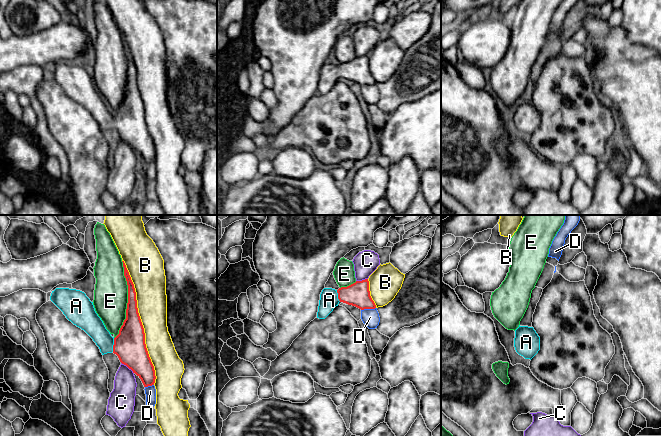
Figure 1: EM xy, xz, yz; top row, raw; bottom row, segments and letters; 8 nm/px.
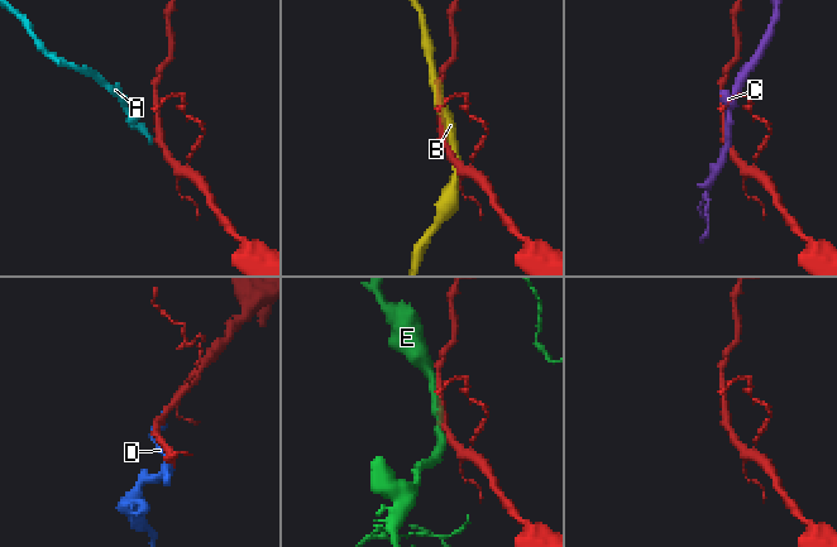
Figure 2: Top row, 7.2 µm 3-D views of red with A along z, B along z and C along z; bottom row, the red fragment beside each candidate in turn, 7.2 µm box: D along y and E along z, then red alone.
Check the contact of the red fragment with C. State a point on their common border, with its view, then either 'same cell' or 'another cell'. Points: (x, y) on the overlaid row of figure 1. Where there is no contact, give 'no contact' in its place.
xy (128, 367) | another cell

